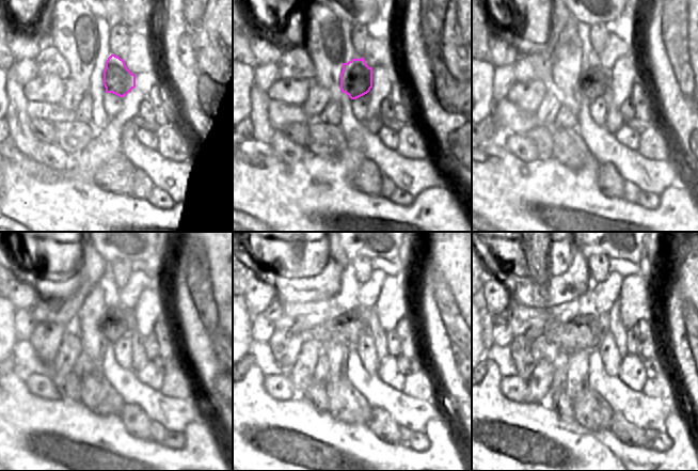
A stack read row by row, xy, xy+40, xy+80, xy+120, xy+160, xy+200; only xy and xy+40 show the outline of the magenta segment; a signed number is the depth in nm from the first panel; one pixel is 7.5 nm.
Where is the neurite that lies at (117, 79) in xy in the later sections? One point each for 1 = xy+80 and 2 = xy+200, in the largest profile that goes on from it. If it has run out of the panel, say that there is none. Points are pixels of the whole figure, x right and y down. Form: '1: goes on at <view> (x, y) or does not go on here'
1: goes on at xy+80 (595, 80)
2: goes on at xy+200 (581, 333)

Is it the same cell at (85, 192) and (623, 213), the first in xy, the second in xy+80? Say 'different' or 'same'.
same

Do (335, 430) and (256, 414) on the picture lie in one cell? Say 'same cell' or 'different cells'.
same cell

